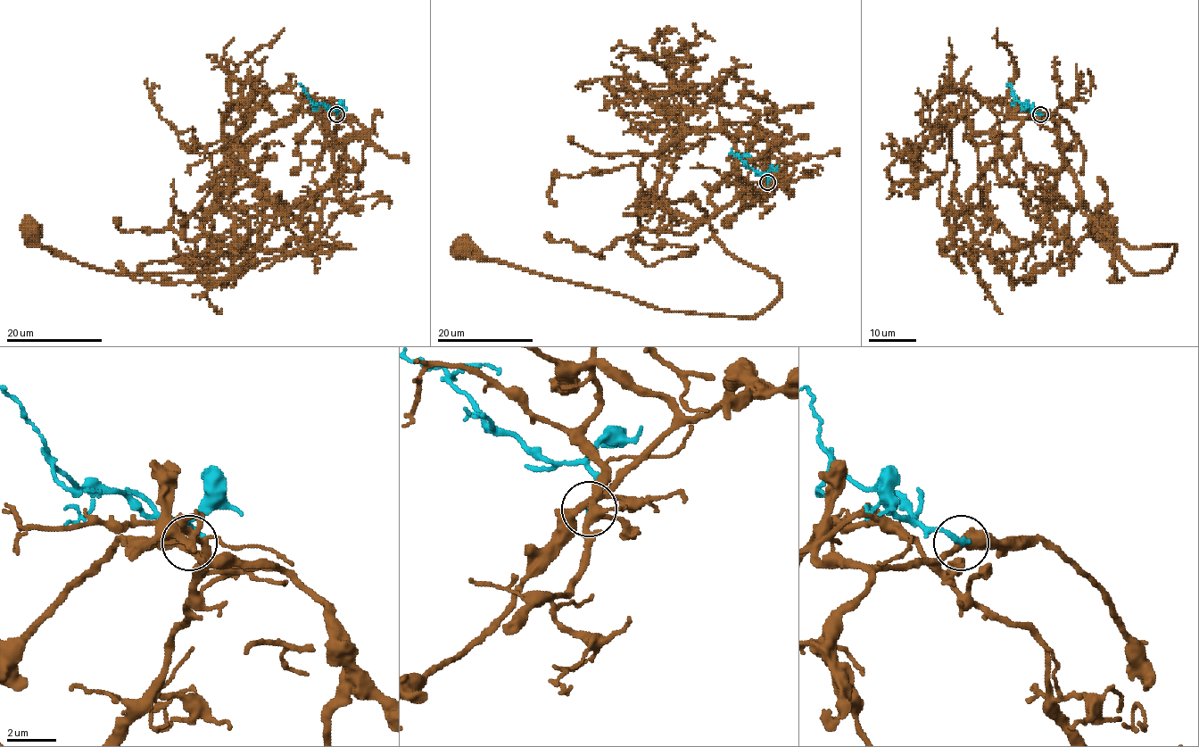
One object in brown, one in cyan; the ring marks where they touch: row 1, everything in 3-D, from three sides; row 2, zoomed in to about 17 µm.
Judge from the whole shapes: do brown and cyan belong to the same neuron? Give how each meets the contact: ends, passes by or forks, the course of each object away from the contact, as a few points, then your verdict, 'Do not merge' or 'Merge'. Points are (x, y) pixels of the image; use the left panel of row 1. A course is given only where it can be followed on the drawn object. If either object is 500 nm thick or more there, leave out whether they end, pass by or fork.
At the ring brown passes by. At the ring cyan ends. Course of brown: (335, 115), (313, 177), (321, 207), (279, 209), (299, 237), (349, 247), (120, 273), (55, 255), (31, 229). Course of cyan: (335, 114), (334, 109), (315, 104), (301, 85). Do not merge

